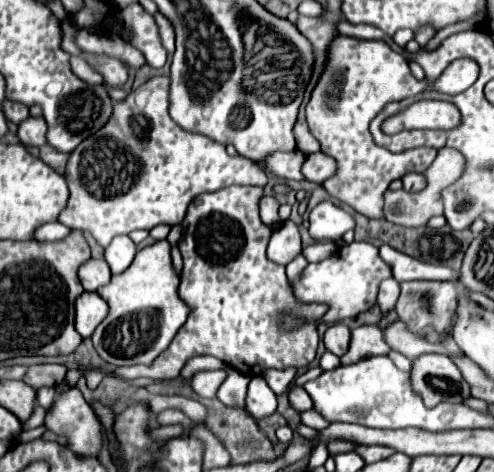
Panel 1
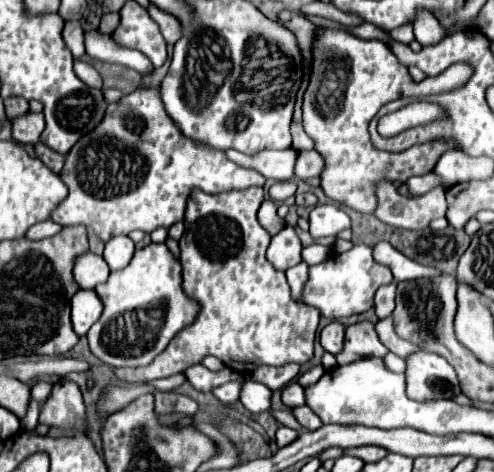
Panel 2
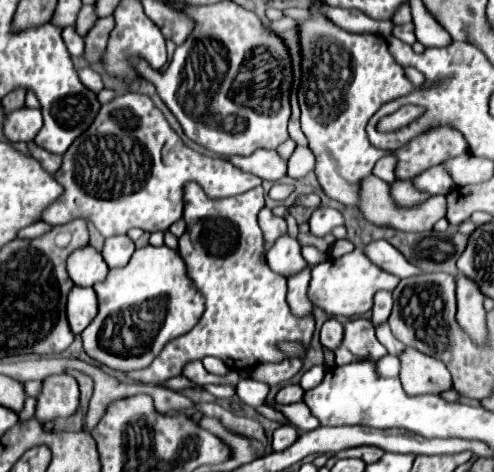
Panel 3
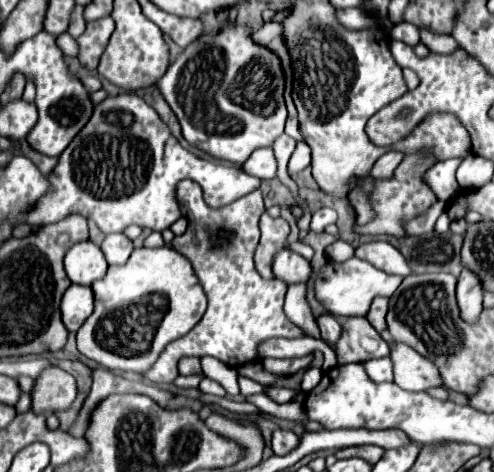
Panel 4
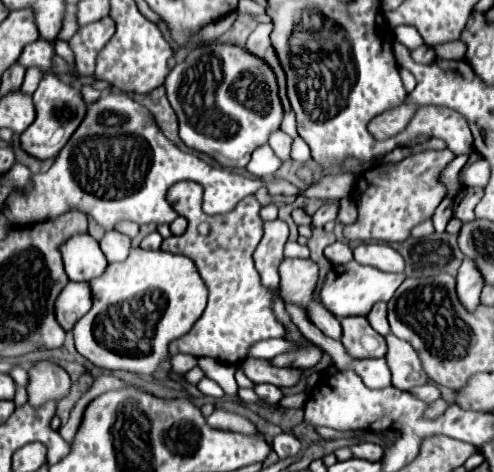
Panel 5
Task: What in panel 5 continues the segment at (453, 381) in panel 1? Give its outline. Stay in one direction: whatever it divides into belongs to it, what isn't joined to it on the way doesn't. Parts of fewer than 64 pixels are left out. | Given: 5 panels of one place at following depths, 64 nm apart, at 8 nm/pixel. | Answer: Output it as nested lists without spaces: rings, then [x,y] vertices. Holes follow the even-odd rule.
[[[388,334],[386,342],[388,342],[386,362],[392,372],[392,386],[400,390],[412,390],[416,386],[424,386],[430,382],[416,350],[406,340]]]

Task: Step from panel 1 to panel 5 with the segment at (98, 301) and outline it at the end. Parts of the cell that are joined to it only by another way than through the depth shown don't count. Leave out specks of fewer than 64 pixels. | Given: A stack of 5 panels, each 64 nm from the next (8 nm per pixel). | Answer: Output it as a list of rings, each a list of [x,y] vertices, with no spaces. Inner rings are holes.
[[[68,282],[56,300],[56,320],[64,330],[72,330],[74,324],[92,308],[92,292],[88,284]]]

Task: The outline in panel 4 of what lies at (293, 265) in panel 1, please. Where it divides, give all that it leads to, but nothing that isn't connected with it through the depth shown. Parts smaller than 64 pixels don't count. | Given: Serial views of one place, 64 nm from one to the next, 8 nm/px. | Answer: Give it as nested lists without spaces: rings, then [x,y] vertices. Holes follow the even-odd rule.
[[[296,282],[288,286],[288,294],[286,294],[286,304],[284,304],[284,312],[288,314],[288,318],[294,324],[300,324],[308,336],[312,338],[320,338],[316,320],[312,316],[310,304],[306,300],[306,290],[308,290],[308,282]]]

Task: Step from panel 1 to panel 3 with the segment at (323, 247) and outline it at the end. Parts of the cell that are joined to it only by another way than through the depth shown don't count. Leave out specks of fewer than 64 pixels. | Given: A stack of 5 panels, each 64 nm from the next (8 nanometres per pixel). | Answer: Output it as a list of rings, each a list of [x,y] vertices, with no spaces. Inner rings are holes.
[[[302,246],[302,256],[308,262],[308,266],[316,266],[328,258],[328,254],[320,252],[316,246]]]

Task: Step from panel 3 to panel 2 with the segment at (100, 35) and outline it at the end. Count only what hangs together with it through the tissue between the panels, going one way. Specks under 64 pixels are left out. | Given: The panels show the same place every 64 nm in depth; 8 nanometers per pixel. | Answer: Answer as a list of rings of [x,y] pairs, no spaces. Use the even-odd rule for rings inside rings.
[[[108,12],[108,14],[104,14],[102,20],[100,20],[100,32],[104,32],[104,34],[114,32],[116,26],[118,26],[118,22],[120,22],[120,14],[118,14],[118,12]]]

